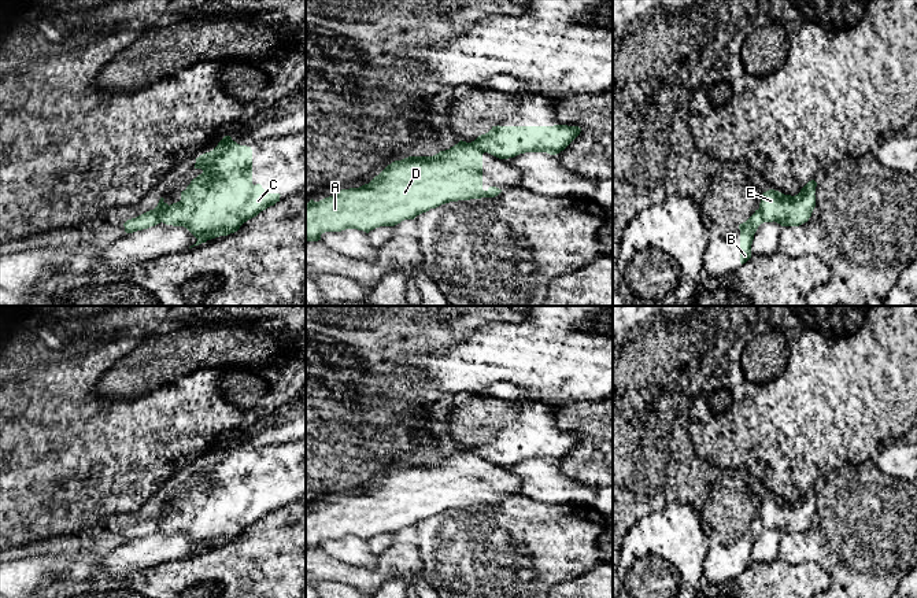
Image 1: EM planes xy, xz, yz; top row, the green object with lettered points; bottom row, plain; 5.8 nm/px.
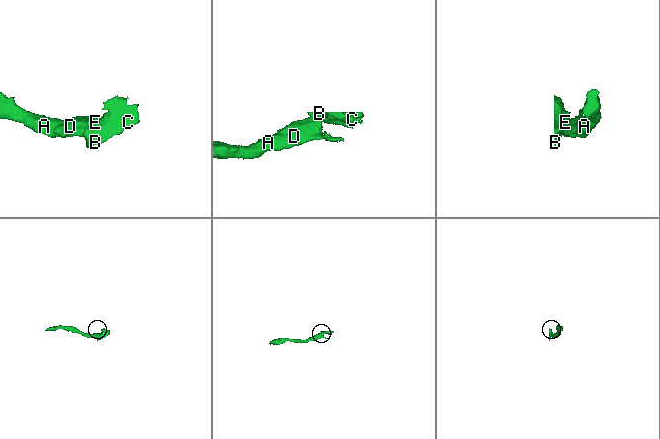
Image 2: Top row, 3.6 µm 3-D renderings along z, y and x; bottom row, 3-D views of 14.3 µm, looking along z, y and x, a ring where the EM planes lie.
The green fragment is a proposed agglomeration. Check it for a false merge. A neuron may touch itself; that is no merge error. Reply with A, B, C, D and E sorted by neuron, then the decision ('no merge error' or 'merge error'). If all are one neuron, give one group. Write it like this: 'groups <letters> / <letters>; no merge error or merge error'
groups A D E / B C; merge error

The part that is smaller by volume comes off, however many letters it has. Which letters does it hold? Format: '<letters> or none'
B, C

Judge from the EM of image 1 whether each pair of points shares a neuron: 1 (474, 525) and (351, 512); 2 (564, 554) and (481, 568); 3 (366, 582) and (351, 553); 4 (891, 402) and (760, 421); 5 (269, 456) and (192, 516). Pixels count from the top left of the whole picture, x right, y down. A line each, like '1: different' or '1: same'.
1: different
2: same
3: different
4: same
5: same

